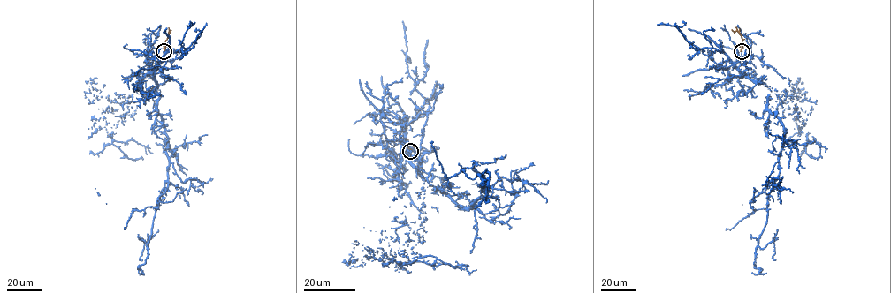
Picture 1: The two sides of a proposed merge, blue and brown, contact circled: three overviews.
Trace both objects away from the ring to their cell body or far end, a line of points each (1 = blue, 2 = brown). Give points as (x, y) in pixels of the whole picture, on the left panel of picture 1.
1: (163, 51), (153, 71), (169, 161), (158, 206), (137, 210), (95, 188)
2: (163, 51), (171, 30)

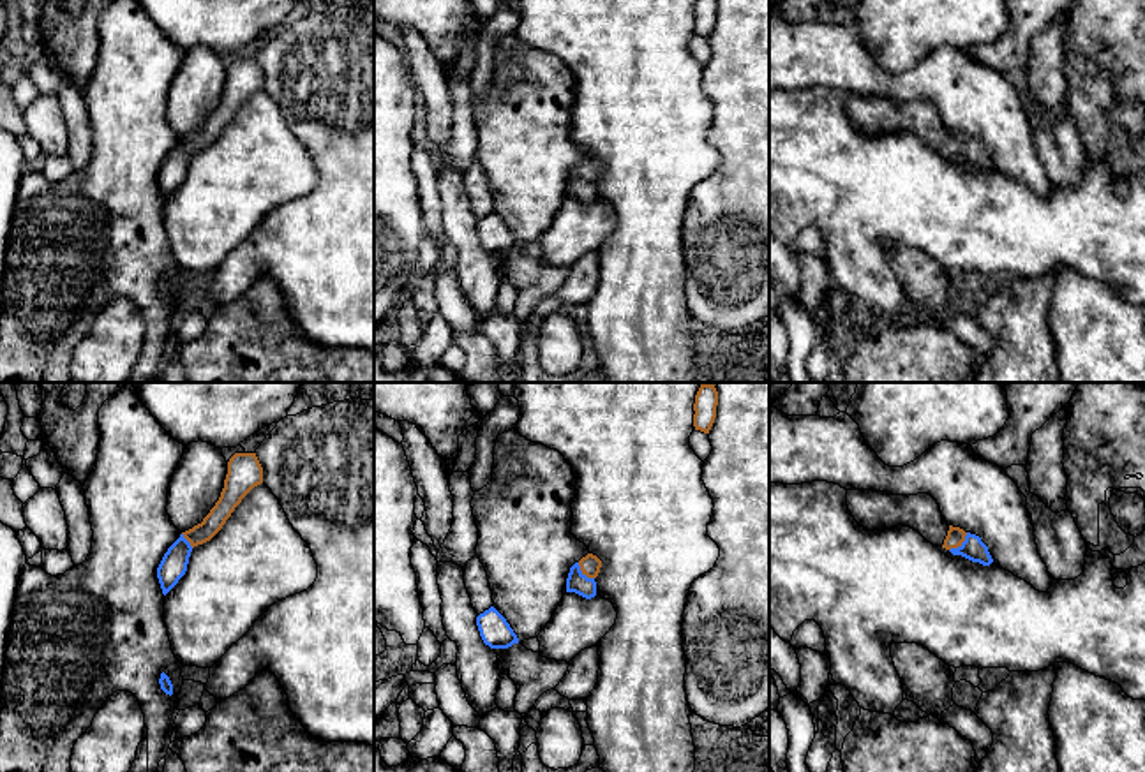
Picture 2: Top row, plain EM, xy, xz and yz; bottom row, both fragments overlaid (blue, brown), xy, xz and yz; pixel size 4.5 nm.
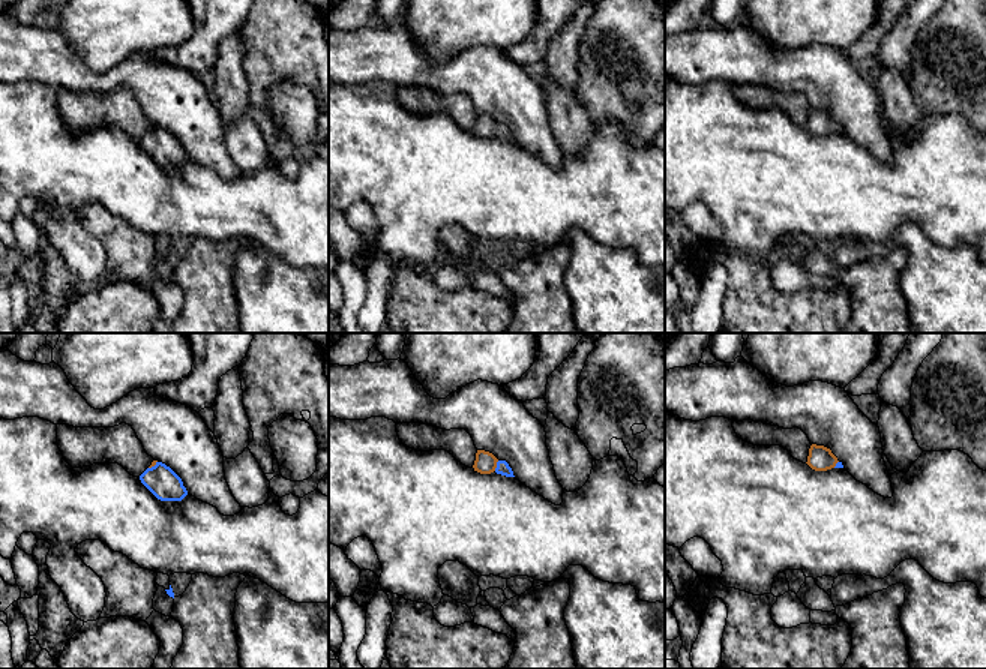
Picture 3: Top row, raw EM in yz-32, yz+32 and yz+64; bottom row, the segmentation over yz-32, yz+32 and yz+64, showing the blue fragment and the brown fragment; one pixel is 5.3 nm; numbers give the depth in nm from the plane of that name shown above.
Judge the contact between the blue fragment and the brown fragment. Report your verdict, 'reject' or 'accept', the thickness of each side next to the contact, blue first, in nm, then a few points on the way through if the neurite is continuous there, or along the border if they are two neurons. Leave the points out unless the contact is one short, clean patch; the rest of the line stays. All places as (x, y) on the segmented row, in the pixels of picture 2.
accept | 110/80 nm | across yz (972, 549), (962, 543), (955, 536)

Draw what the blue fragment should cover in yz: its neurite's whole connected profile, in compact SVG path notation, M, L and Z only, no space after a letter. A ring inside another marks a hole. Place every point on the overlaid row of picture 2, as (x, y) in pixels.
M949 525L942 548L949 550L953 555L962 555L983 566L990 566L993 562L988 546L981 541L981 538L965 532L960 527Z

